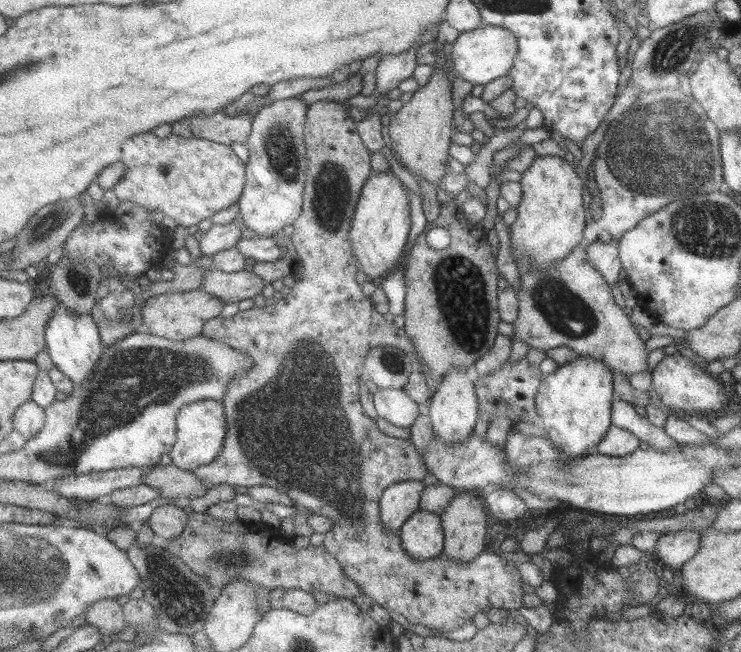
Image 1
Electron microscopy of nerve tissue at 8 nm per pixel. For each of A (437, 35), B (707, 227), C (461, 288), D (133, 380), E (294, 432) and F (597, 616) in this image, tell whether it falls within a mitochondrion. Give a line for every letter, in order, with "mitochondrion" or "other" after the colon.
A: other
B: mitochondrion
C: mitochondrion
D: mitochondrion
E: mitochondrion
F: other

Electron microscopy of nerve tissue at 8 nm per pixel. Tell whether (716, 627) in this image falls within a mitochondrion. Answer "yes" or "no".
no

